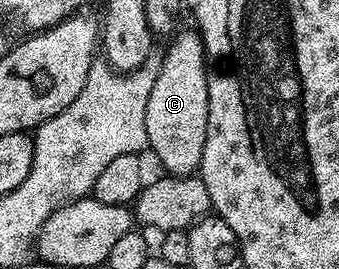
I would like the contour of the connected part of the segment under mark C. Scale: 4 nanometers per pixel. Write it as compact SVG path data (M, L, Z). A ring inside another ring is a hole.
M197 30L179 31L169 41L166 53L161 53L162 65L156 74L156 83L152 86L152 94L148 94L148 110L144 110L144 126L146 127L146 143L154 151L166 174L171 176L189 176L199 171L204 142L208 130L208 67L206 51L202 36Z

